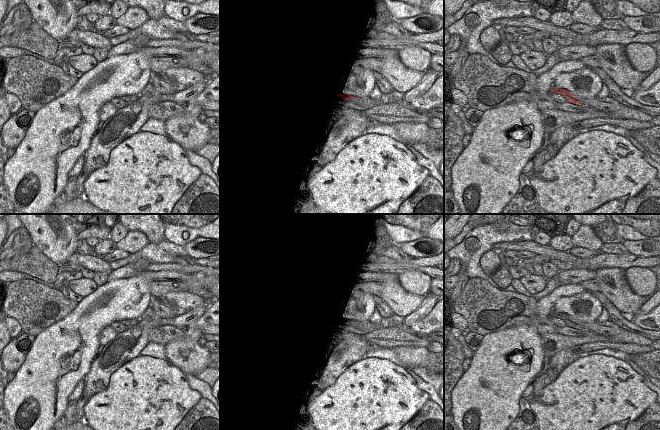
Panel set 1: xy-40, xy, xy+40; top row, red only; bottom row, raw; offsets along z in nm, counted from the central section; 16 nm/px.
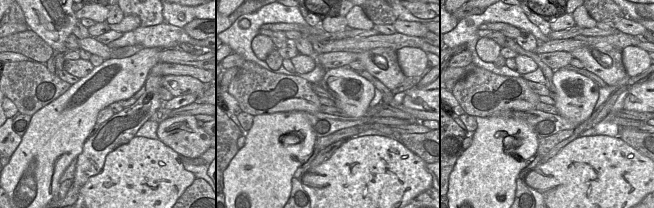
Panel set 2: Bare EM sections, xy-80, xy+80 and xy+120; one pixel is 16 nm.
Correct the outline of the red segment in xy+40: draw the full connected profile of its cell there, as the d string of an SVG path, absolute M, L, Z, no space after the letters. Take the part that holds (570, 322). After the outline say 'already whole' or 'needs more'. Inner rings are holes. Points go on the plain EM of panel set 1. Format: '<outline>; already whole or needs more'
M552 311L552 313L550 314L550 317L559 318L559 319L565 321L567 324L567 327L574 327L576 329L580 329L581 327L583 327L583 326L576 326L575 320L573 318L571 318L567 314L564 314L561 312Z; already whole

